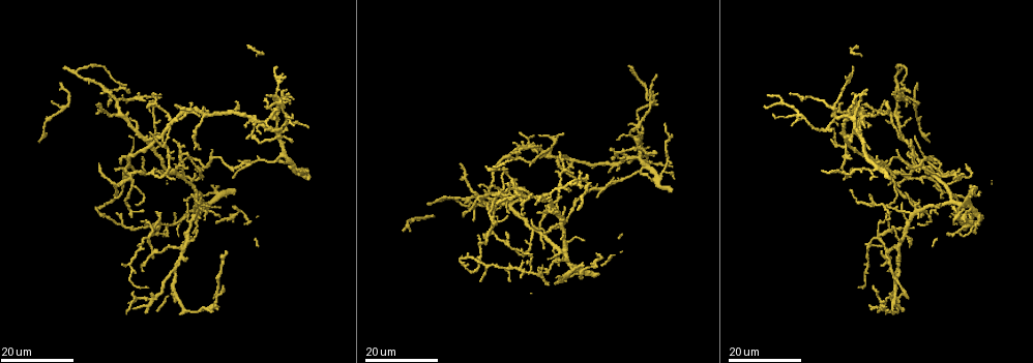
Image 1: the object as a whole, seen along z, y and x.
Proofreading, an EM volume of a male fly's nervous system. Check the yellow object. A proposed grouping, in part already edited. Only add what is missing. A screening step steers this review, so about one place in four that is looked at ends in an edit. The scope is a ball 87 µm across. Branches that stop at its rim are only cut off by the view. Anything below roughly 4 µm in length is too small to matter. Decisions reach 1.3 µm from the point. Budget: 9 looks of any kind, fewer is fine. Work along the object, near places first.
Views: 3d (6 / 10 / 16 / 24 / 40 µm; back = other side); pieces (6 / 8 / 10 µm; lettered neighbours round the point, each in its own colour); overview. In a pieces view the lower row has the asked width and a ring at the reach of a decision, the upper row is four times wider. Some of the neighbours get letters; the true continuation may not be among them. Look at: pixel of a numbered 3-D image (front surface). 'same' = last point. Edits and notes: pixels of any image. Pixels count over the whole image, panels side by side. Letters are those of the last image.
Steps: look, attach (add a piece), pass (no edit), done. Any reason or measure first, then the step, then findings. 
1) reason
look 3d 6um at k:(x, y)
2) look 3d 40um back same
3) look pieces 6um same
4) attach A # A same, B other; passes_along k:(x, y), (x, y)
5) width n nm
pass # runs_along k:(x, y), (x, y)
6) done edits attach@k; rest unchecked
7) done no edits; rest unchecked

thin end
look 3d 16um at 1:(880, 163)

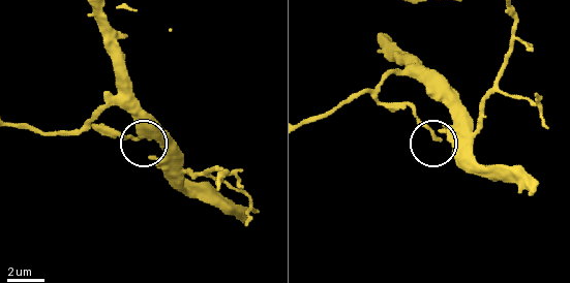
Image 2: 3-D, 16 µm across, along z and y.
see the neighbours
look pieces 8um at 2:(436, 137)

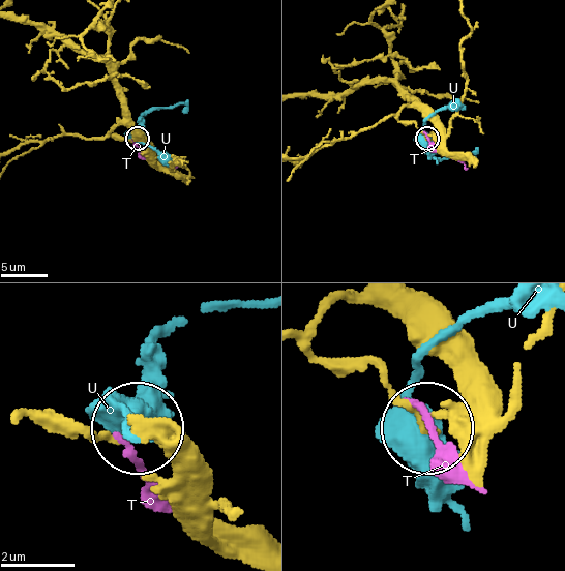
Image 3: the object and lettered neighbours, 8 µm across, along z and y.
pass # T other, U other; none of them fits

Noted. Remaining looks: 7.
an open end
look 3d 16um at 1:(224, 253)

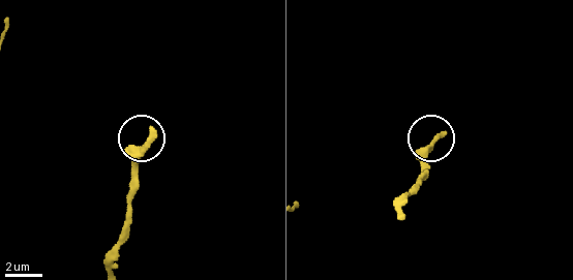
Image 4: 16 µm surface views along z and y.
look pieces 6um at 4:(443, 132)

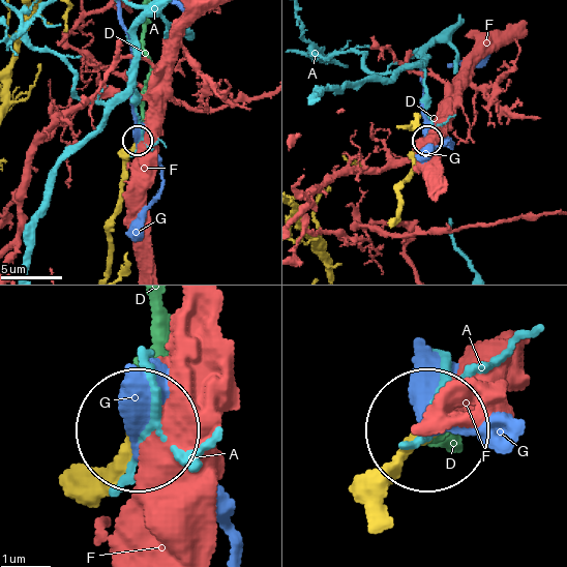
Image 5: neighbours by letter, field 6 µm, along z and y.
attach D # A other, D same, F other, G other; the neuron continues

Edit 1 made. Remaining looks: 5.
tapers out
look 3d 24um at 1:(664, 124)

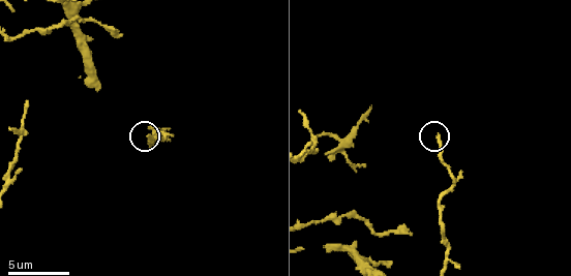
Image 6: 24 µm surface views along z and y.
look pieces 8um at 6:(437, 136)

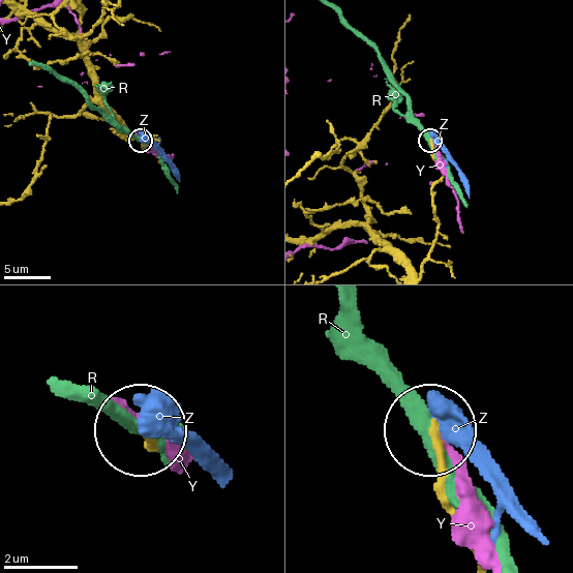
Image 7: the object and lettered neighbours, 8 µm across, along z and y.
width 170 nm
pass # R other, Y other, Z other; none of them fits

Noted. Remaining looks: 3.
branch stops here
look 3d 24um at 1:(264, 105)

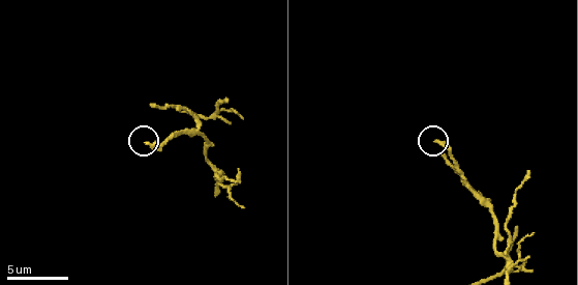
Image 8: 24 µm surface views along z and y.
see the neighbours
look pieces 6um at 8:(147, 144)

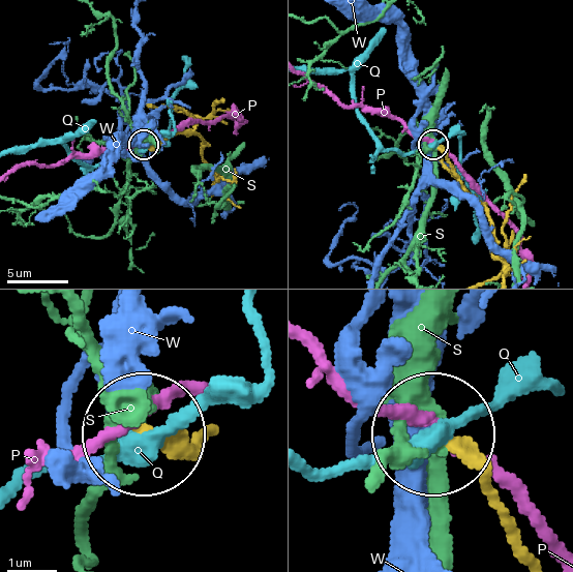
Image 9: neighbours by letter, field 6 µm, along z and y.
pass # P other, Q other, S other, W other; runs_along 9:(531, 551), (441, 432); no lettered piece goes on from it

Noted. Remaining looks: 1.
done edits attach@5; rest unchecked

